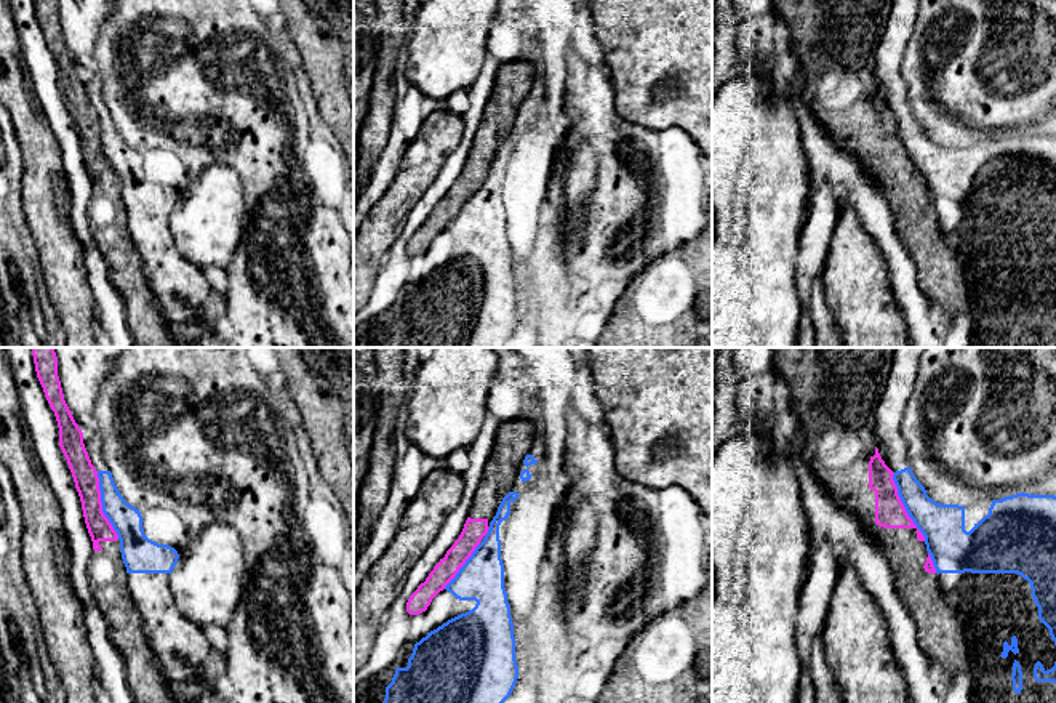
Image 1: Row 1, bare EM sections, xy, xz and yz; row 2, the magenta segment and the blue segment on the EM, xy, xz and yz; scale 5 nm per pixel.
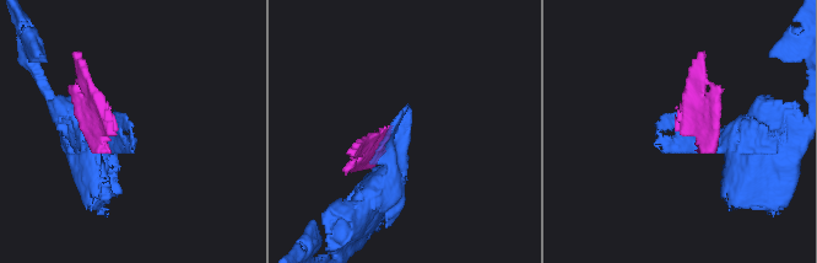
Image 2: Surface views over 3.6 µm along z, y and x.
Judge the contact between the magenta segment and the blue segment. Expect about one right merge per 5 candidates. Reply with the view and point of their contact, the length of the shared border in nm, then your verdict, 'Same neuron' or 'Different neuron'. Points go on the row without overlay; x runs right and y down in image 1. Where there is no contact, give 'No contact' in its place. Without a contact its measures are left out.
Touches magenta at xy (101, 146). Shared border 360 nm. Different neuron

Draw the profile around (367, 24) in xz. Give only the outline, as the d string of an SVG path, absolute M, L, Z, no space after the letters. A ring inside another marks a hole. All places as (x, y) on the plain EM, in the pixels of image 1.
M354 0L354 165L378 62L379 29L374 0Z

